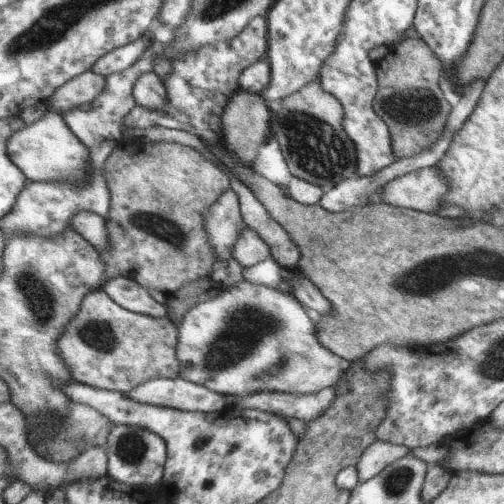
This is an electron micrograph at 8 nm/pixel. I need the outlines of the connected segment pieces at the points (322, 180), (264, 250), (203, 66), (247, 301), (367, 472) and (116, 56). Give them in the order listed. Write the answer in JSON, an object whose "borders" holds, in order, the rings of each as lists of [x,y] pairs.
{"borders":[[[[319,78],[305,84],[304,87],[282,99],[282,107],[269,112],[270,133],[278,140],[281,154],[288,165],[289,171],[295,177],[318,183],[322,188],[337,185],[356,176],[357,153],[350,137],[342,126],[343,106],[339,100],[329,93],[319,81]]],[[[243,226],[239,240],[235,244],[233,257],[244,269],[273,259],[269,246],[264,244],[256,231],[246,226]]],[[[258,15],[248,18],[246,26],[231,39],[180,55],[172,62],[170,72],[161,79],[167,92],[167,105],[161,111],[140,105],[134,107],[125,117],[123,134],[126,129],[145,129],[156,125],[195,134],[200,139],[222,145],[228,151],[221,132],[221,115],[238,90],[237,80],[241,72],[268,54],[268,34],[267,16]]],[[[286,270],[283,274],[283,282],[281,283],[280,289],[273,289],[270,287],[265,287],[262,285],[255,285],[248,282],[246,279],[242,281],[229,284],[228,290],[224,290],[220,296],[212,298],[212,300],[202,301],[202,304],[194,305],[194,308],[190,309],[186,318],[182,321],[182,324],[177,325],[179,334],[178,336],[178,347],[177,356],[182,364],[182,369],[180,376],[183,379],[195,382],[196,384],[202,385],[203,387],[209,388],[212,392],[224,395],[233,394],[245,397],[246,395],[254,394],[258,391],[280,391],[292,394],[312,394],[317,393],[322,390],[329,390],[329,388],[334,388],[335,384],[340,382],[340,379],[344,377],[344,372],[348,370],[350,362],[345,358],[338,356],[337,353],[333,353],[330,349],[327,349],[324,345],[321,345],[317,341],[317,332],[314,327],[314,322],[308,314],[297,304],[294,299],[293,293],[289,288],[289,283],[287,280],[290,277],[295,277],[290,275]]],[[[377,438],[361,455],[360,462],[354,465],[358,471],[359,484],[374,478],[383,468],[407,454],[410,454],[407,447],[384,442]]],[[[156,22],[150,27],[150,30],[146,32],[146,36],[142,36],[133,43],[118,47],[116,50],[101,56],[101,58],[93,64],[91,70],[103,77],[126,70],[126,68],[138,62],[138,60],[148,52],[149,40],[151,36],[154,35],[156,26],[160,25],[162,25],[160,22]]]]}

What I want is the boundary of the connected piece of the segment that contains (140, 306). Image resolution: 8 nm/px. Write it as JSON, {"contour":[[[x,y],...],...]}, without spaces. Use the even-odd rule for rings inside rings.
{"contour":[[[118,277],[106,283],[103,289],[116,304],[133,313],[156,318],[170,315],[166,304],[156,302],[152,293],[140,286],[132,278]]]}

